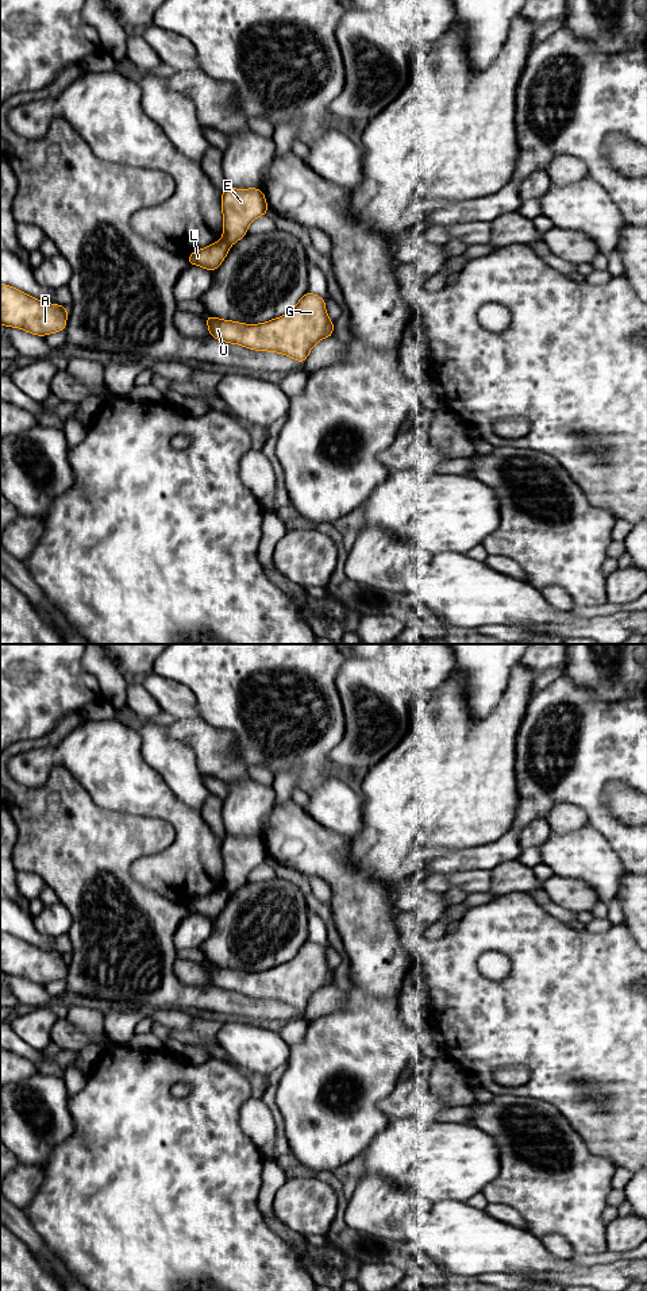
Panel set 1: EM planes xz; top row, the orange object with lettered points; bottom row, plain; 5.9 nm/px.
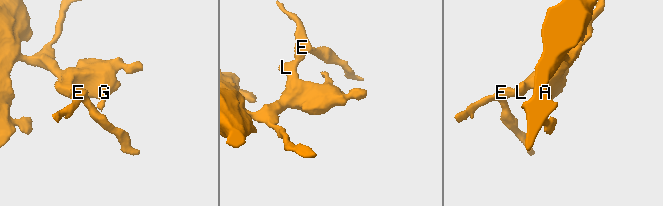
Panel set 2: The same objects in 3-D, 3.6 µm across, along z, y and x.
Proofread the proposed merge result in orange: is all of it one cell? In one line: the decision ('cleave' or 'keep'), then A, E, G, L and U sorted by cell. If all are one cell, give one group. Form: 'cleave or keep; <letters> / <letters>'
cleave; A G L U / E

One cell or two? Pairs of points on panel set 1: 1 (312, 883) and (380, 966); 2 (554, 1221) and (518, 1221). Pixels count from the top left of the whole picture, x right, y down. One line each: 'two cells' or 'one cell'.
1: two cells
2: two cells

